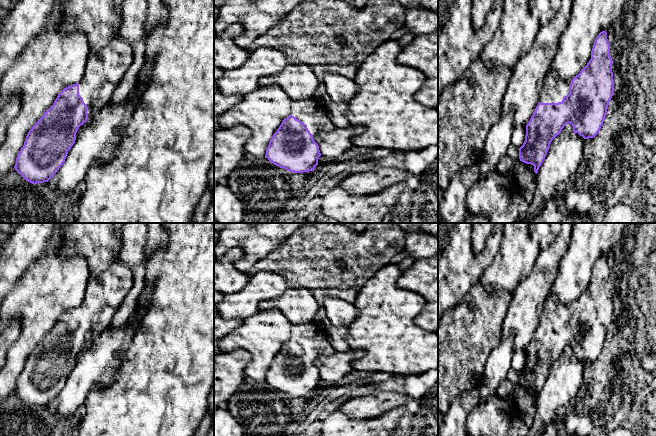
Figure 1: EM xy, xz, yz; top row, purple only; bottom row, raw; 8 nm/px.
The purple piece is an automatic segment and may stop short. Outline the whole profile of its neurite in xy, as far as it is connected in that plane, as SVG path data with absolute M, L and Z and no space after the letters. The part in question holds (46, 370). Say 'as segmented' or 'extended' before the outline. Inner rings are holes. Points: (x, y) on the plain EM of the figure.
extended | M117 261L106 270L90 277L80 306L64 312L53 329L29 354L14 390L26 405L32 408L44 407L56 398L75 367L79 351L88 343L88 333L94 337L109 327L133 282L132 271Z

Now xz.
extended | M311 322L303 325L293 325L290 339L285 342L273 358L266 374L265 382L274 389L294 397L314 395L321 380L319 370L314 360L319 356L330 356L335 349L329 343L325 329L318 323Z

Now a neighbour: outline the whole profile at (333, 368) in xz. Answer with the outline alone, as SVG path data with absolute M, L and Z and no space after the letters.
M364 350L335 351L333 355L317 357L313 363L318 368L321 379L333 383L351 374L354 370L352 362L364 355Z

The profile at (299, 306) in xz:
M289 287L282 296L262 301L259 310L276 309L281 311L292 325L303 325L314 322L319 304L306 288Z

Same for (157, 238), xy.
M148 223L147 242L145 245L145 263L155 250L168 245L168 235L162 223Z

